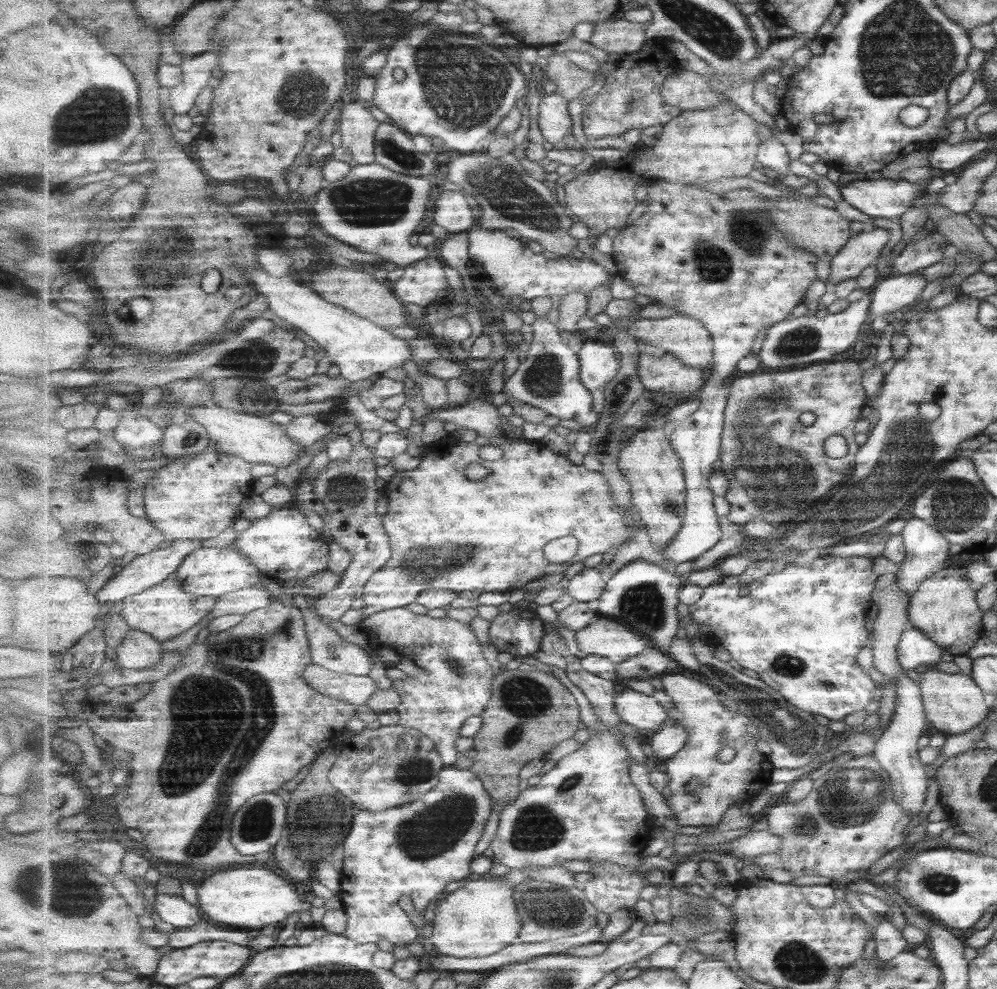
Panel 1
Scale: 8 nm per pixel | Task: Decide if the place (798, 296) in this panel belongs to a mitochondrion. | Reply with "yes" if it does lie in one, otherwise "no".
no

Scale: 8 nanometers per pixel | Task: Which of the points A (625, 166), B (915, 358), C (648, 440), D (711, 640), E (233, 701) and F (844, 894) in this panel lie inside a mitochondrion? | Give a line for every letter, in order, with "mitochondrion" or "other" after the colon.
A: other
B: other
C: other
D: other
E: mitochondrion
F: other

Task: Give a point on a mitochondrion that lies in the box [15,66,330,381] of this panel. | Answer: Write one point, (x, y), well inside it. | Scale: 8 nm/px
(111, 115)

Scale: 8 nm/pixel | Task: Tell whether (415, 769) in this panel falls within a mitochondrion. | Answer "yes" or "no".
yes

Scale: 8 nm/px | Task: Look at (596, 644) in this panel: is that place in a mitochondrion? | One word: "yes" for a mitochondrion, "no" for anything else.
no

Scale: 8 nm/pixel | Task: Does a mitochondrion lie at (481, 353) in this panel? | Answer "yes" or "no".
no

